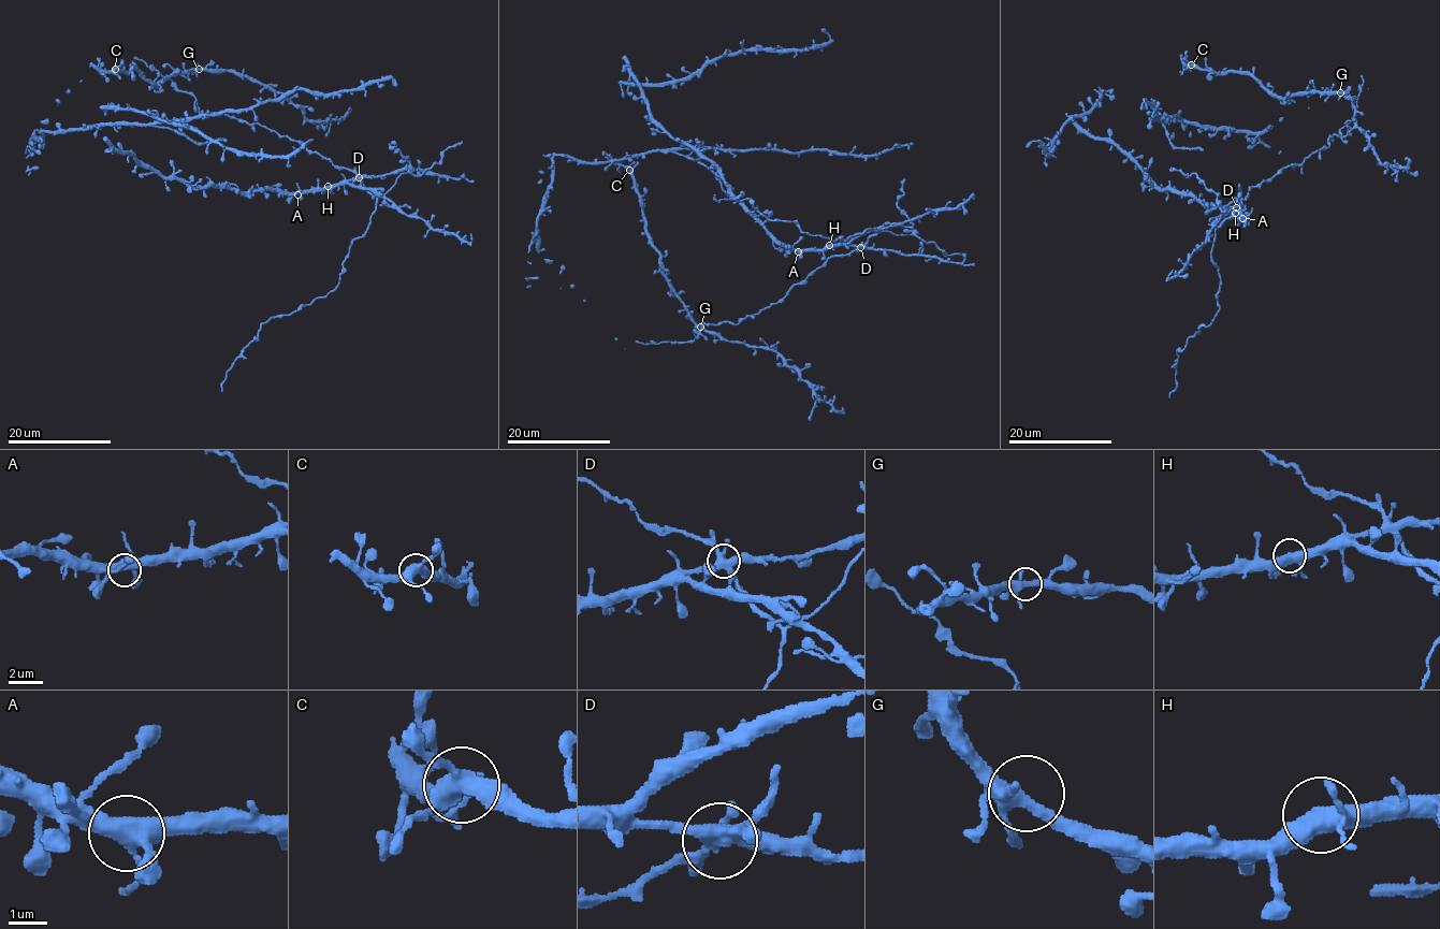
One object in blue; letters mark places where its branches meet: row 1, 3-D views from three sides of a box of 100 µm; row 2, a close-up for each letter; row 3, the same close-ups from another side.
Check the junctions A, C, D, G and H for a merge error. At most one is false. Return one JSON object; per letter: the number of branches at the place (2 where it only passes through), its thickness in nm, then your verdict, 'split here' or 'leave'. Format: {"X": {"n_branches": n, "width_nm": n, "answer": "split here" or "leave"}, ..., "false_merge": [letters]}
{"A": {"n_branches": 4, "width_nm": 420, "answer": "leave"}, "C": {"n_branches": 4, "width_nm": 440, "answer": "leave"}, "D": {"n_branches": 5, "width_nm": 420, "answer": "leave"}, "G": {"n_branches": 5, "width_nm": 360, "answer": "leave"}, "H": {"n_branches": 4, "width_nm": 420, "answer": "leave"}, "false_merge": []}

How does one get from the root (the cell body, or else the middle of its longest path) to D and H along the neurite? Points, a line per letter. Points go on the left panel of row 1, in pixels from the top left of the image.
D: (299, 191), (324, 191), (359, 177)
H: (299, 191), (323, 191), (328, 186)

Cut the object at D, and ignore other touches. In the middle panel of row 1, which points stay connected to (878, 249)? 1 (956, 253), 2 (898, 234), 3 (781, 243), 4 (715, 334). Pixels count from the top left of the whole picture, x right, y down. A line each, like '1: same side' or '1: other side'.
1: other side
2: other side
3: same side
4: same side

